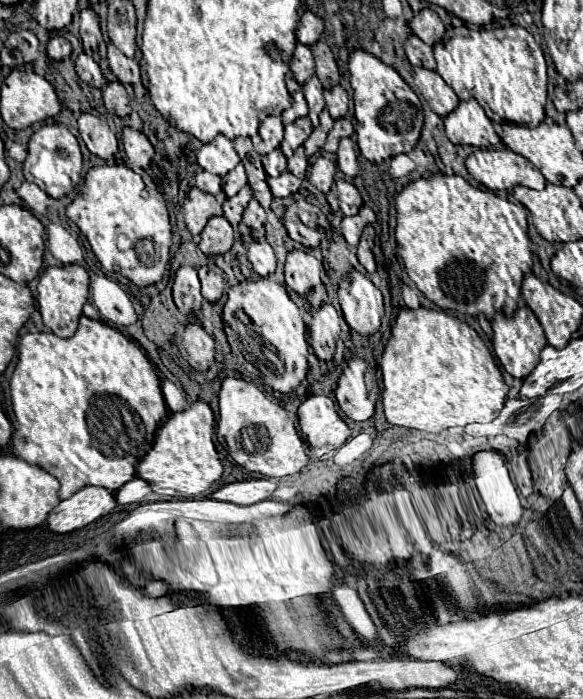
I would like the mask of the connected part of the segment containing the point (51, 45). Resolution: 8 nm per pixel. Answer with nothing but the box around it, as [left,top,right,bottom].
[46,36,72,61]

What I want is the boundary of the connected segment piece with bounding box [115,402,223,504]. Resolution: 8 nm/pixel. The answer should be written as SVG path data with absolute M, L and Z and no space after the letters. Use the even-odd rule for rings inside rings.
M193 402L193 406L185 408L183 412L169 414L169 418L157 430L153 448L137 464L139 478L133 478L125 486L121 486L115 494L115 500L119 504L141 504L173 498L209 496L211 486L219 482L223 474L223 466L213 446L213 432L215 432L215 416L209 404L205 402Z

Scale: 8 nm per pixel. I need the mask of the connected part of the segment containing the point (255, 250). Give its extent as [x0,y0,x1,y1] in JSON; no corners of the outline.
[247,242,275,278]

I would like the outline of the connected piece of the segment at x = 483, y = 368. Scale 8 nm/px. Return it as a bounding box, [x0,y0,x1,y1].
[379,308,509,432]

